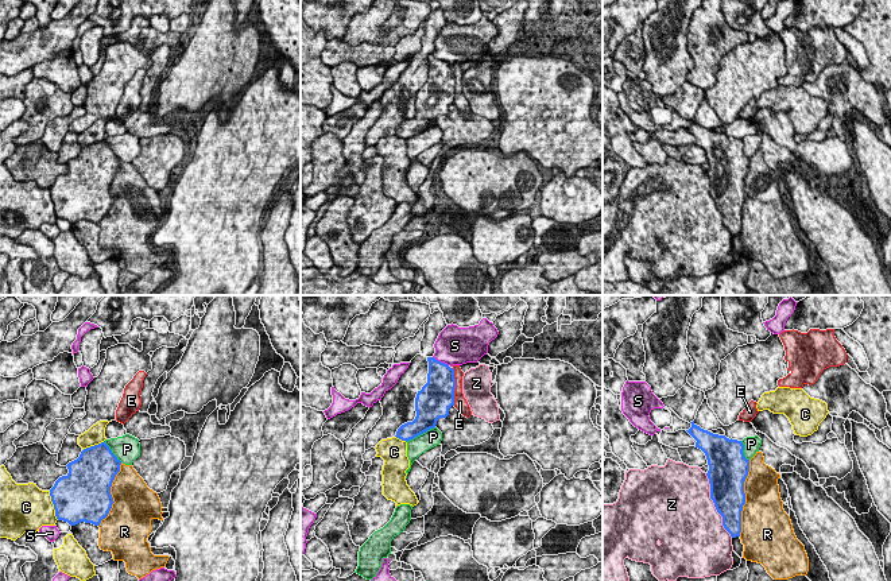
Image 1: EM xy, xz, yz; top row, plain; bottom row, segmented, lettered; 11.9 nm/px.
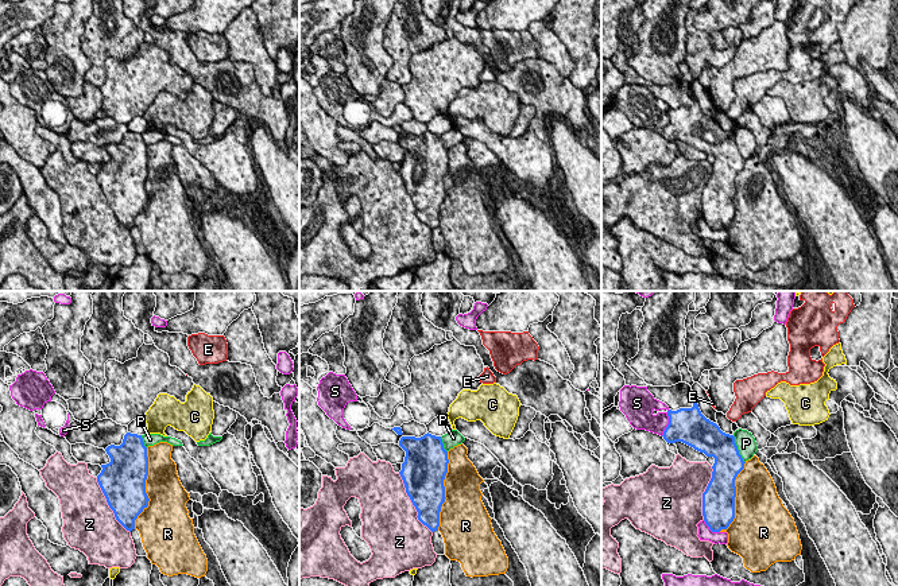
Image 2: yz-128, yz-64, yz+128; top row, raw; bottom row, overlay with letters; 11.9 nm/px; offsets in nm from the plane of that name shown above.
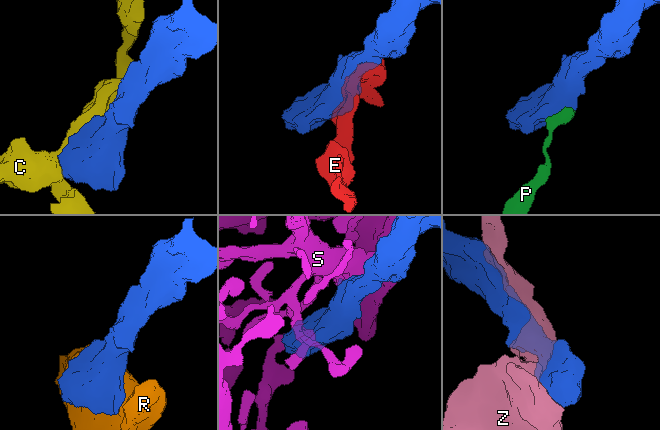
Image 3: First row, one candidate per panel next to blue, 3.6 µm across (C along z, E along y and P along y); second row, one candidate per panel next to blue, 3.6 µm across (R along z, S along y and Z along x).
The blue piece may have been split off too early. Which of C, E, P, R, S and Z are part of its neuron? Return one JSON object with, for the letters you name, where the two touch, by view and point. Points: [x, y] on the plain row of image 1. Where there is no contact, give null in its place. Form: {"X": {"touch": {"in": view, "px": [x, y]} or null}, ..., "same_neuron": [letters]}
{"same_neuron": []}

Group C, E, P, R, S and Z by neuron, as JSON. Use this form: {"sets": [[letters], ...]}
{"sets": [["C"], ["E"], ["P"], ["R"], ["S"], ["Z"]]}

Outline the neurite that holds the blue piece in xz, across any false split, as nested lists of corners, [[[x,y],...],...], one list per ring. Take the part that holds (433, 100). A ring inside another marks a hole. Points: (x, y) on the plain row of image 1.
[[[427,55],[427,59],[427,81],[415,96],[417,115],[412,120],[402,123],[395,133],[406,140],[434,127],[437,119],[446,116],[449,106],[454,104],[454,67],[434,55]]]

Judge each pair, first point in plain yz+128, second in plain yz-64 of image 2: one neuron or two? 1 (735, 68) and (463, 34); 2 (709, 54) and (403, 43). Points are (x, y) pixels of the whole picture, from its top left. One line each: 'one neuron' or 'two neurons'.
1: two neurons
2: one neuron

